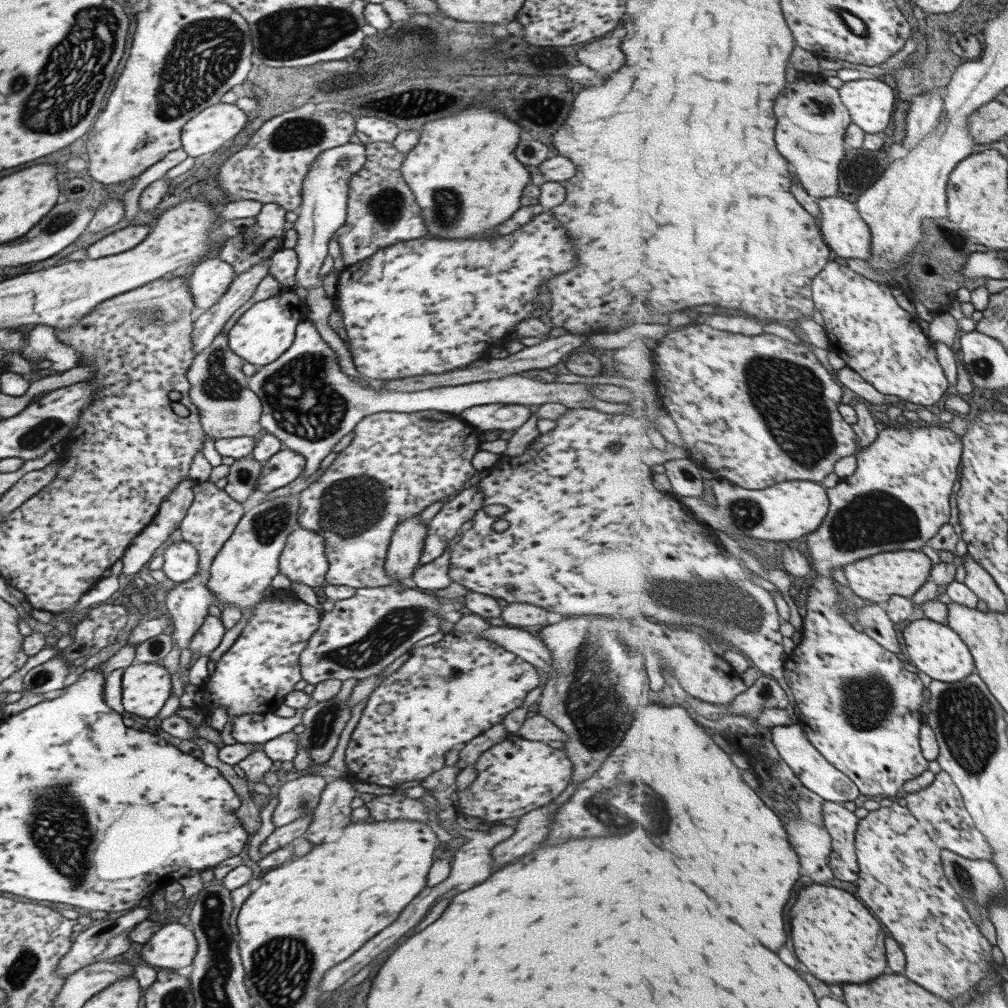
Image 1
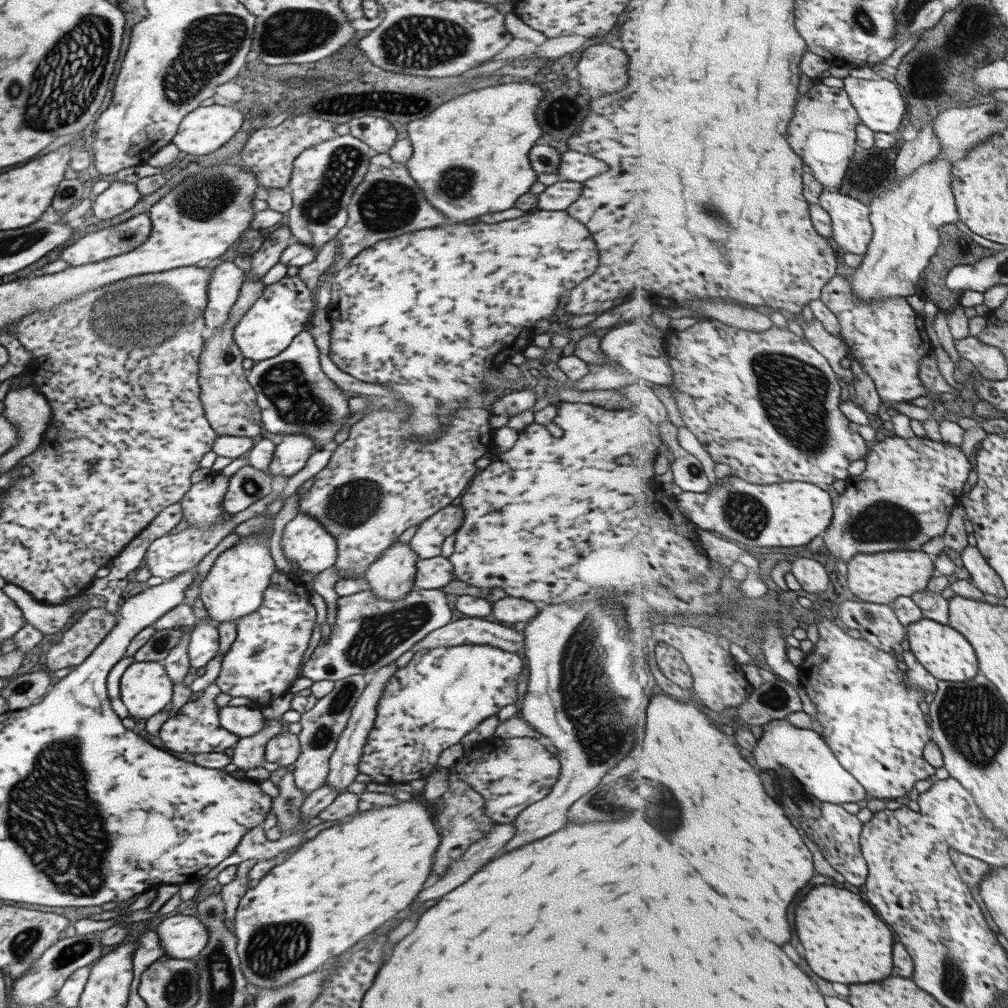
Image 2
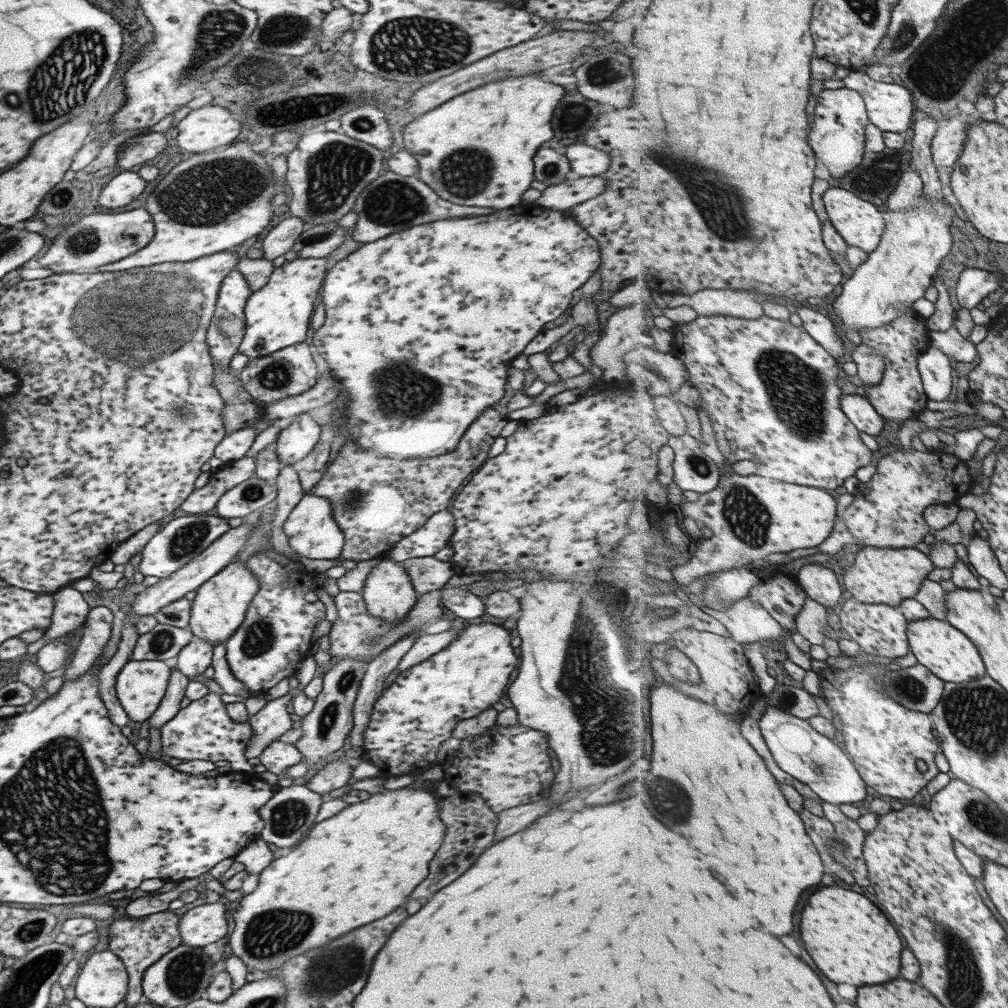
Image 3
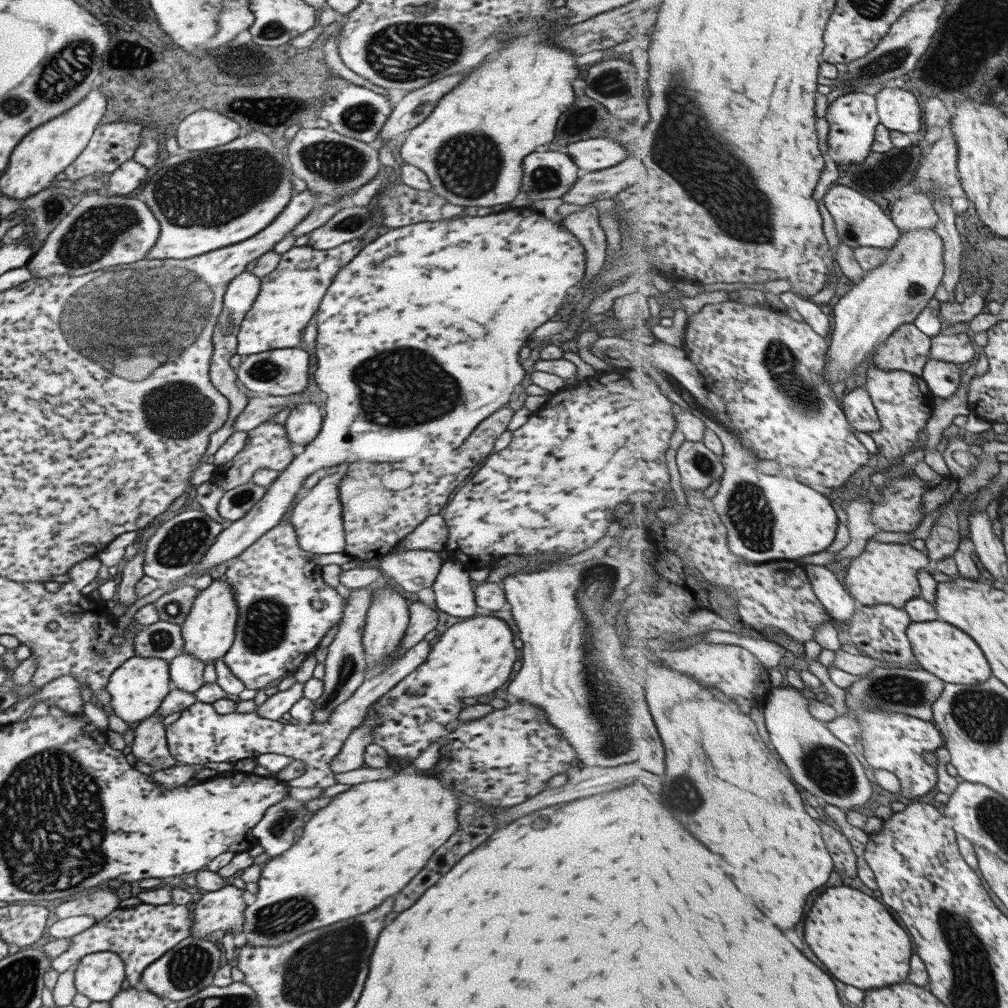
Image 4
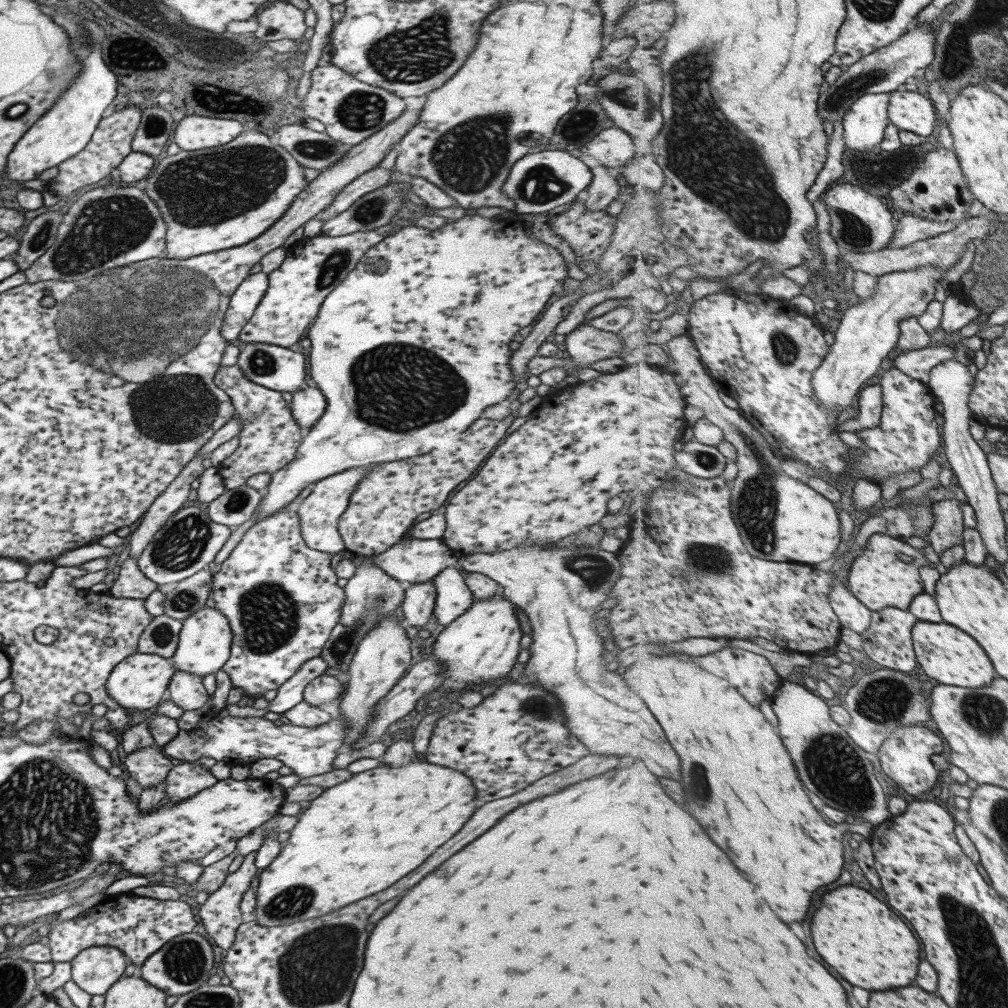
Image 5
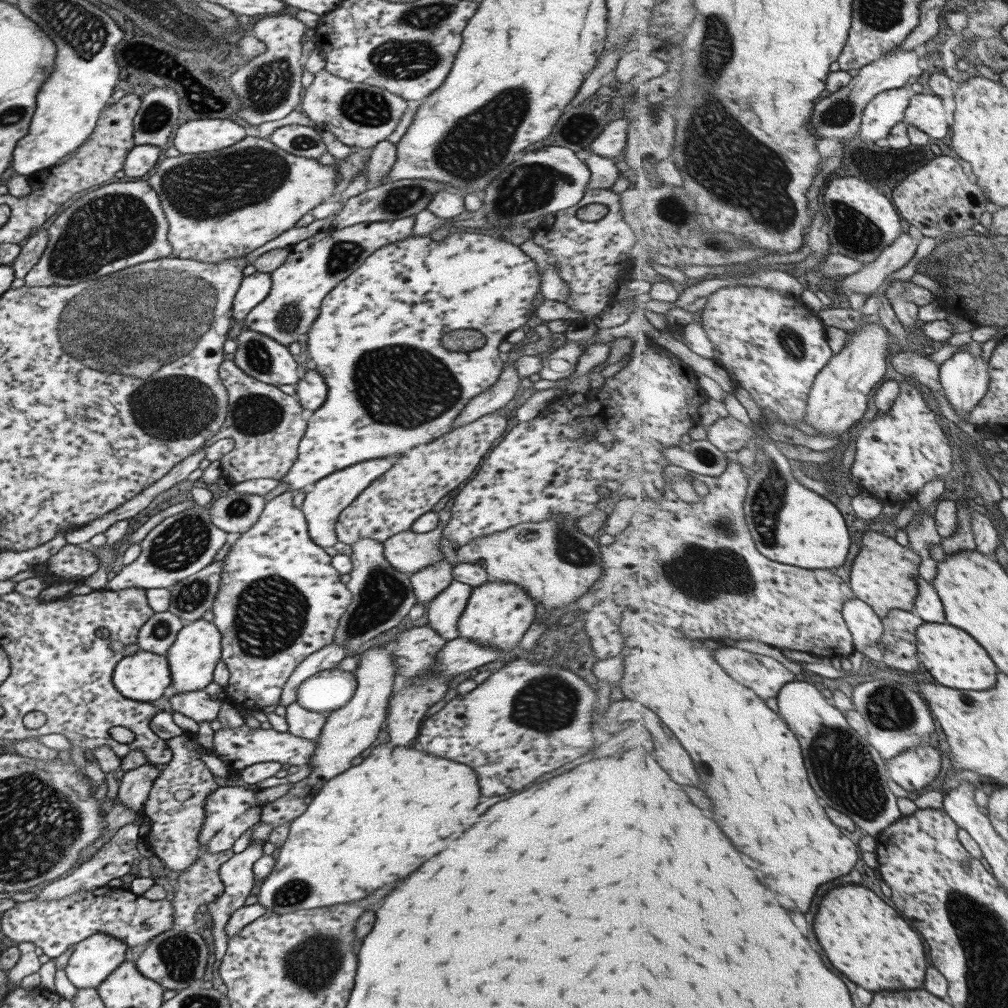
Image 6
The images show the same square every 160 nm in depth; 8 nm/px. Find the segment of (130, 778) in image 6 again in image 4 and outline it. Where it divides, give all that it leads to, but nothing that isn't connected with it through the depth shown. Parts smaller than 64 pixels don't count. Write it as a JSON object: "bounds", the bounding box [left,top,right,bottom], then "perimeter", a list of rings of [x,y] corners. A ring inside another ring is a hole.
{"bounds":[130,712,177,771],"perimeter":[[[155,712],[140,721],[139,725],[133,729],[134,737],[132,744],[130,744],[135,762],[144,762],[154,771],[177,764],[169,755],[166,747],[166,729],[161,725],[161,720],[164,717]]]}

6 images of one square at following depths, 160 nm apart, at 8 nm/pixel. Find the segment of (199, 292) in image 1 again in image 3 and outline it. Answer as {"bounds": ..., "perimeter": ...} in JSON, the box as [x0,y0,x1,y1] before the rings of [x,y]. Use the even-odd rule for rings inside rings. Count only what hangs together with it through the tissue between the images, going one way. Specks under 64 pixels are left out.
{"bounds":[205,268,250,368],"perimeter":[[[235,268],[229,271],[221,281],[215,308],[205,333],[212,364],[228,368],[231,357],[238,352],[238,346],[244,335],[244,306],[250,293],[247,282]]]}

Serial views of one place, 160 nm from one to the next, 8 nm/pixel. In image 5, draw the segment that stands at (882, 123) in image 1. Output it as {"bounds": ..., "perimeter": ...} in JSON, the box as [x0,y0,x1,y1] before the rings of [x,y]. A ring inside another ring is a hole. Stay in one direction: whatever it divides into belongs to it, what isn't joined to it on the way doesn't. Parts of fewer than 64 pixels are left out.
{"bounds":[890,91,937,136],"perimeter":[[[899,91],[890,93],[890,117],[893,124],[901,130],[915,132],[919,136],[931,136],[937,128],[937,113],[931,97],[917,94],[917,91]]]}

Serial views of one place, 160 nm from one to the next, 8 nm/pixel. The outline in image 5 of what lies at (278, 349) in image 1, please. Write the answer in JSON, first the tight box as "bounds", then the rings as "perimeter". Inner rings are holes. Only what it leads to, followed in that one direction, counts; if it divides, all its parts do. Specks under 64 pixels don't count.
{"bounds":[238,224,391,348],"perimeter":[[[391,224],[367,229],[361,232],[351,232],[343,236],[325,236],[318,234],[311,238],[302,237],[292,246],[286,248],[286,255],[283,262],[277,269],[267,274],[267,288],[258,305],[254,308],[248,321],[242,326],[238,334],[238,340],[244,344],[260,342],[272,344],[283,348],[296,348],[299,340],[305,335],[306,330],[315,320],[318,308],[328,292],[344,281],[347,274],[362,258],[362,254],[374,244],[381,242],[391,232]]]}

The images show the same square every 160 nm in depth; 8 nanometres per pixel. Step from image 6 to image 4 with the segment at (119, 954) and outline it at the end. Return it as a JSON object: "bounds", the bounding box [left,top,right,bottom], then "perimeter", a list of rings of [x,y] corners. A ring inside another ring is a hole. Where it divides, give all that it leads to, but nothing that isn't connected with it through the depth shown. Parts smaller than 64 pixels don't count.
{"bounds":[74,952,126,1002],"perimeter":[[[92,952],[74,966],[74,987],[93,1002],[109,1002],[126,978],[123,961],[114,952]]]}

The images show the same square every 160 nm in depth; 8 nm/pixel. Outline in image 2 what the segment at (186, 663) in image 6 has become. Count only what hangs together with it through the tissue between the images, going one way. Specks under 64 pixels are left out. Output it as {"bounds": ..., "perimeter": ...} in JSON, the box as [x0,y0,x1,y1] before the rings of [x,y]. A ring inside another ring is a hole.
{"bounds":[198,513,275,626],"perimeter":[[[259,513],[237,524],[234,528],[236,534],[248,536],[259,532],[259,537],[247,537],[245,541],[239,541],[221,552],[214,560],[204,580],[199,583],[198,598],[203,603],[207,621],[211,625],[217,626],[221,622],[237,621],[260,605],[263,591],[270,583],[272,572],[275,571],[267,546],[272,533],[273,517]]]}

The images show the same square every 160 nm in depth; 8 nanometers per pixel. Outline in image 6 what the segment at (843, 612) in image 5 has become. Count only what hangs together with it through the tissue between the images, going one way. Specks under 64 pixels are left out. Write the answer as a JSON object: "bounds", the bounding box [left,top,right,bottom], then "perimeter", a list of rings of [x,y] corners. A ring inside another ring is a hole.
{"bounds":[843,597,885,651],"perimeter":[[[856,597],[847,602],[843,612],[843,618],[854,636],[857,651],[863,651],[872,645],[879,647],[885,628],[882,619],[871,605]]]}

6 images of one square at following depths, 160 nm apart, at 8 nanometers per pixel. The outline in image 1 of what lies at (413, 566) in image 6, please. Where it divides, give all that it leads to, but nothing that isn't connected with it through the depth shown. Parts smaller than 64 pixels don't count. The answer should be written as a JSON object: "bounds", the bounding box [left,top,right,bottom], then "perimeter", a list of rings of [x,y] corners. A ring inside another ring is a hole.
{"bounds":[411,551,450,591],"perimeter":[[[443,551],[439,557],[417,566],[411,574],[411,580],[417,588],[436,591],[445,588],[450,583],[448,563],[450,553]]]}

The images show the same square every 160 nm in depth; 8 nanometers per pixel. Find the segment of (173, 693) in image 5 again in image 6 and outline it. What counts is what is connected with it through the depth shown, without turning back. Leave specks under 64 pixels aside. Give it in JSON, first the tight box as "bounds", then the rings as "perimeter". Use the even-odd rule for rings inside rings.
{"bounds":[169,690,222,722],"perimeter":[[[203,690],[191,691],[169,697],[169,711],[186,716],[195,722],[211,721],[218,715],[222,703],[219,698],[209,699],[209,695]]]}

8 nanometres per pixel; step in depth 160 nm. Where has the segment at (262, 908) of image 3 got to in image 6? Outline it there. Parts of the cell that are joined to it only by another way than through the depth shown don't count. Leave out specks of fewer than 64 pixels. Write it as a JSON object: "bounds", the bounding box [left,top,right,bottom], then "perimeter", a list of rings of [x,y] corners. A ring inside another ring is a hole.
{"bounds":[257,741,481,914],"perimeter":[[[388,741],[385,744],[379,744],[373,750],[367,752],[361,762],[355,766],[350,766],[347,770],[341,772],[337,776],[330,778],[324,782],[321,789],[309,801],[306,809],[296,816],[289,824],[288,834],[281,845],[277,858],[274,860],[272,871],[262,879],[262,884],[259,886],[259,894],[257,894],[257,903],[264,906],[267,911],[276,912],[279,914],[287,914],[288,912],[295,912],[296,910],[310,910],[312,908],[329,907],[337,904],[345,904],[355,902],[365,898],[367,890],[375,890],[377,886],[383,884],[383,880],[387,880],[391,874],[407,874],[413,866],[413,862],[419,858],[419,852],[427,850],[423,846],[427,846],[427,834],[429,840],[435,838],[445,838],[455,826],[459,826],[459,822],[463,818],[469,816],[469,812],[479,804],[481,800],[480,788],[478,787],[478,780],[475,771],[466,764],[460,762],[453,762],[453,760],[445,760],[445,758],[437,758],[416,749],[415,745],[407,744],[405,746],[395,746]]]}

